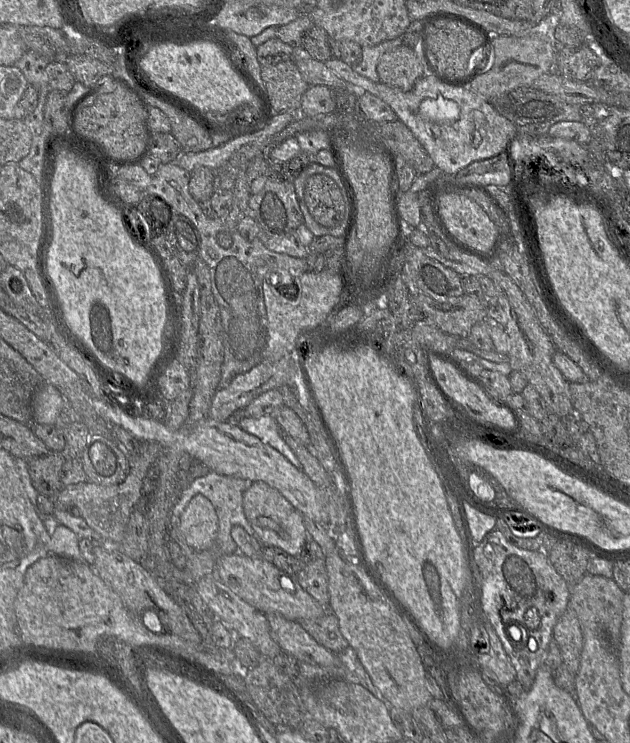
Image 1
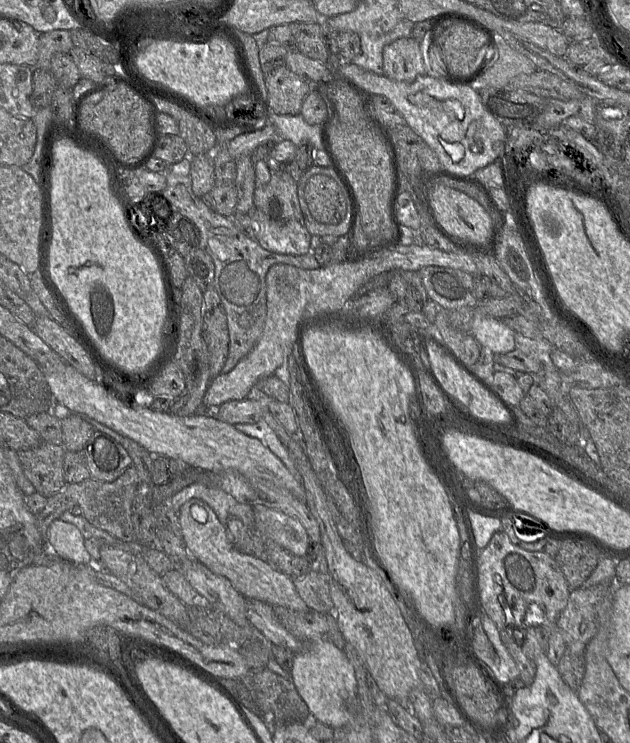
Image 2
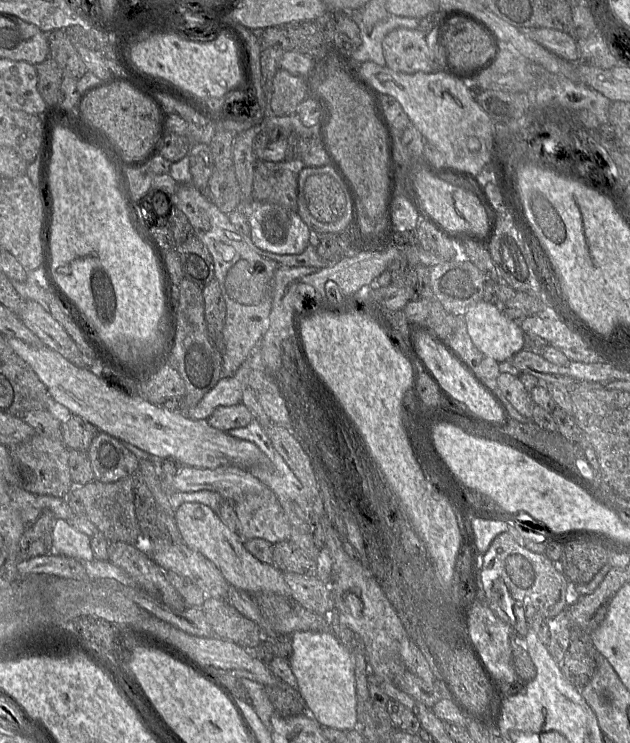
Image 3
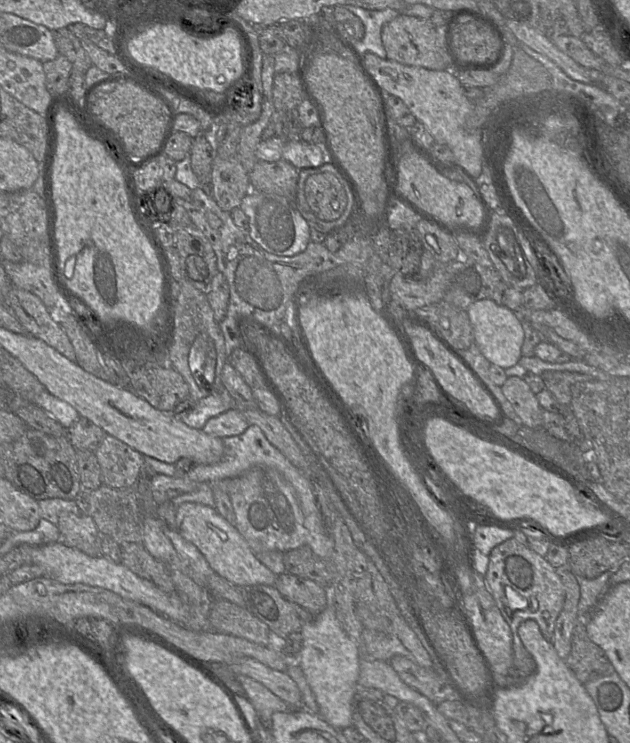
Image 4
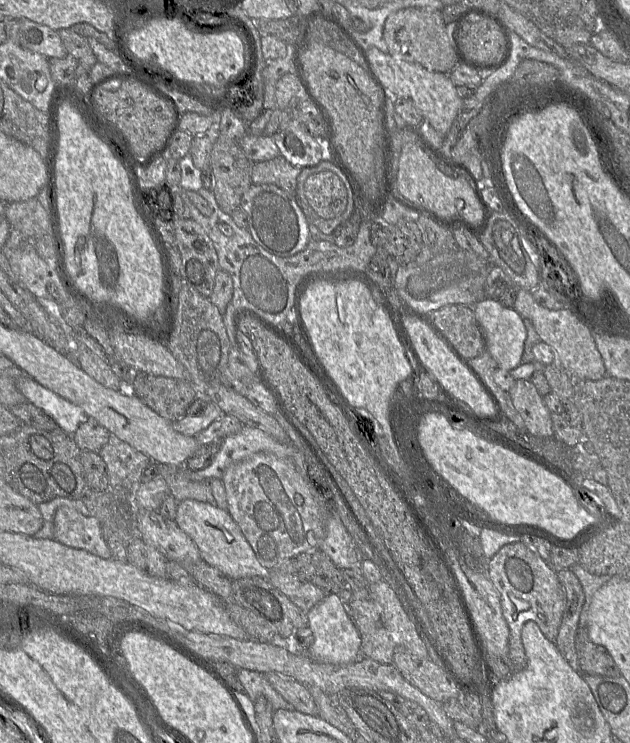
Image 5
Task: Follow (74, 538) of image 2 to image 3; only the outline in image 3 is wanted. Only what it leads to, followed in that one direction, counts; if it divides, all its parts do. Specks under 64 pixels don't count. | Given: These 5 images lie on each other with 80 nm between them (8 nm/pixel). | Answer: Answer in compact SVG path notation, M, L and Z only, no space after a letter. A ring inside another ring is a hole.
M56 519L54 522L52 550L54 553L79 561L95 560L90 546L90 537L73 528L64 519Z

